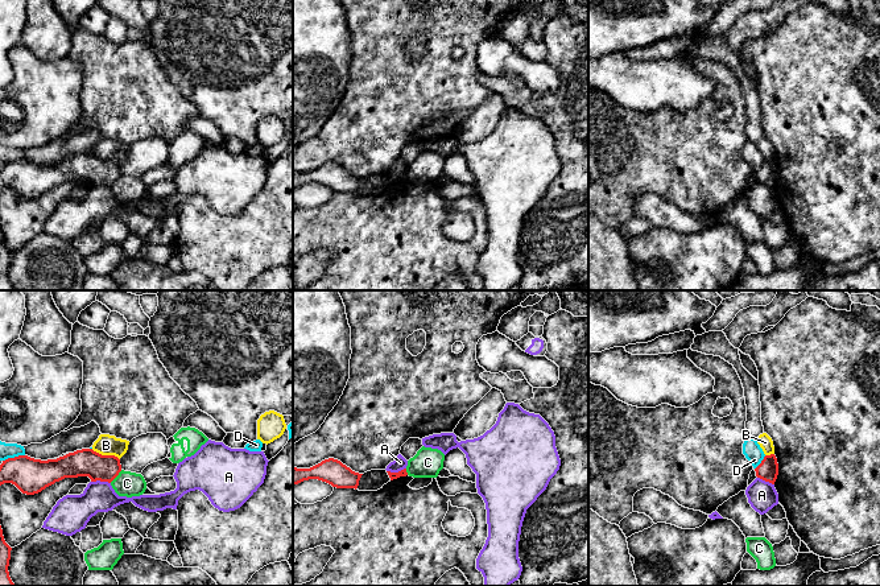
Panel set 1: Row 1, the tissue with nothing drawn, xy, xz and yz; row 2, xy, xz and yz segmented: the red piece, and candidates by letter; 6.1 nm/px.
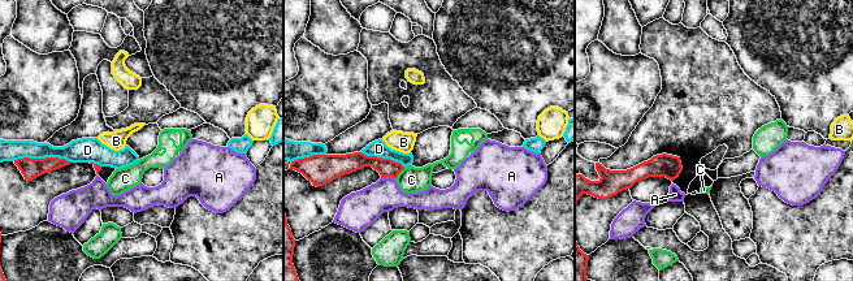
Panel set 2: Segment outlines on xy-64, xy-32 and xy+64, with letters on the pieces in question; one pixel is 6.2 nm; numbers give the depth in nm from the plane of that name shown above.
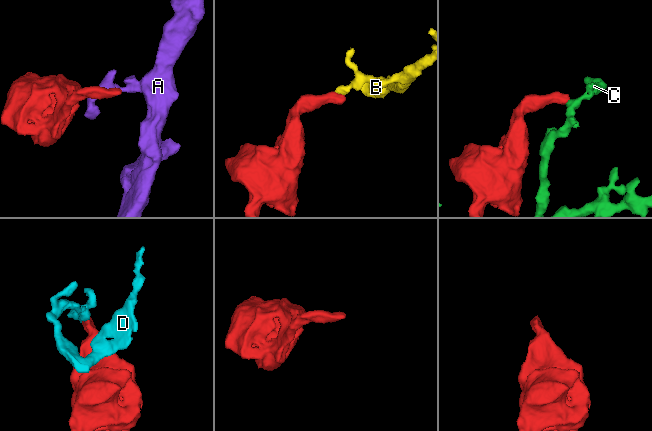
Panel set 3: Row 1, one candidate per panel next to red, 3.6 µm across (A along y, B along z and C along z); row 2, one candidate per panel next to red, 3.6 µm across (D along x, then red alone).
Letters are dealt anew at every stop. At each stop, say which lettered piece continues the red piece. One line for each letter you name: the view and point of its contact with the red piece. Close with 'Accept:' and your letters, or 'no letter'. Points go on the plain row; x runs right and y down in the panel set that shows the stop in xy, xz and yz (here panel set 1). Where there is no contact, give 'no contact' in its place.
Accept: no letter

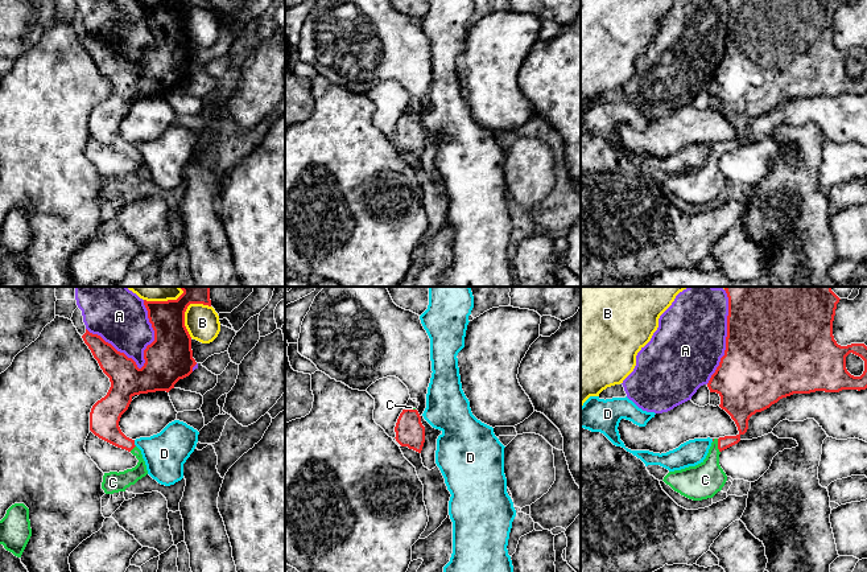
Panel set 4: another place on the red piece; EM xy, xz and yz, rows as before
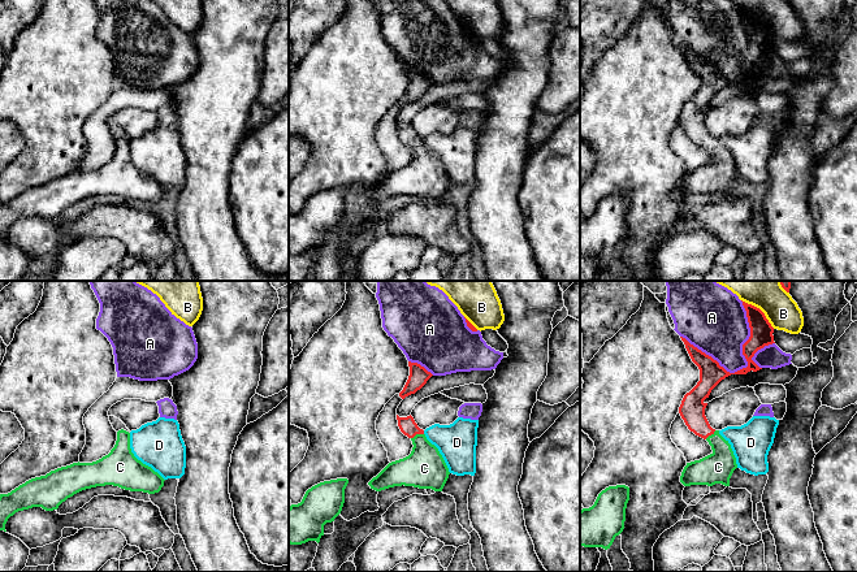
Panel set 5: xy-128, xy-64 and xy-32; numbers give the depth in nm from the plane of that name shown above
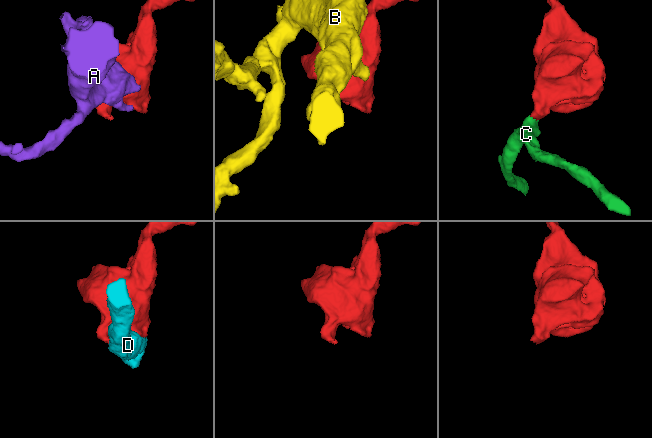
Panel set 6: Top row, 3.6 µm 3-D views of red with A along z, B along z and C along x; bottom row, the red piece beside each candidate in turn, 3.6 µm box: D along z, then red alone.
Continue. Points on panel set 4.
C: contact yz (718, 149)
Accept: C

